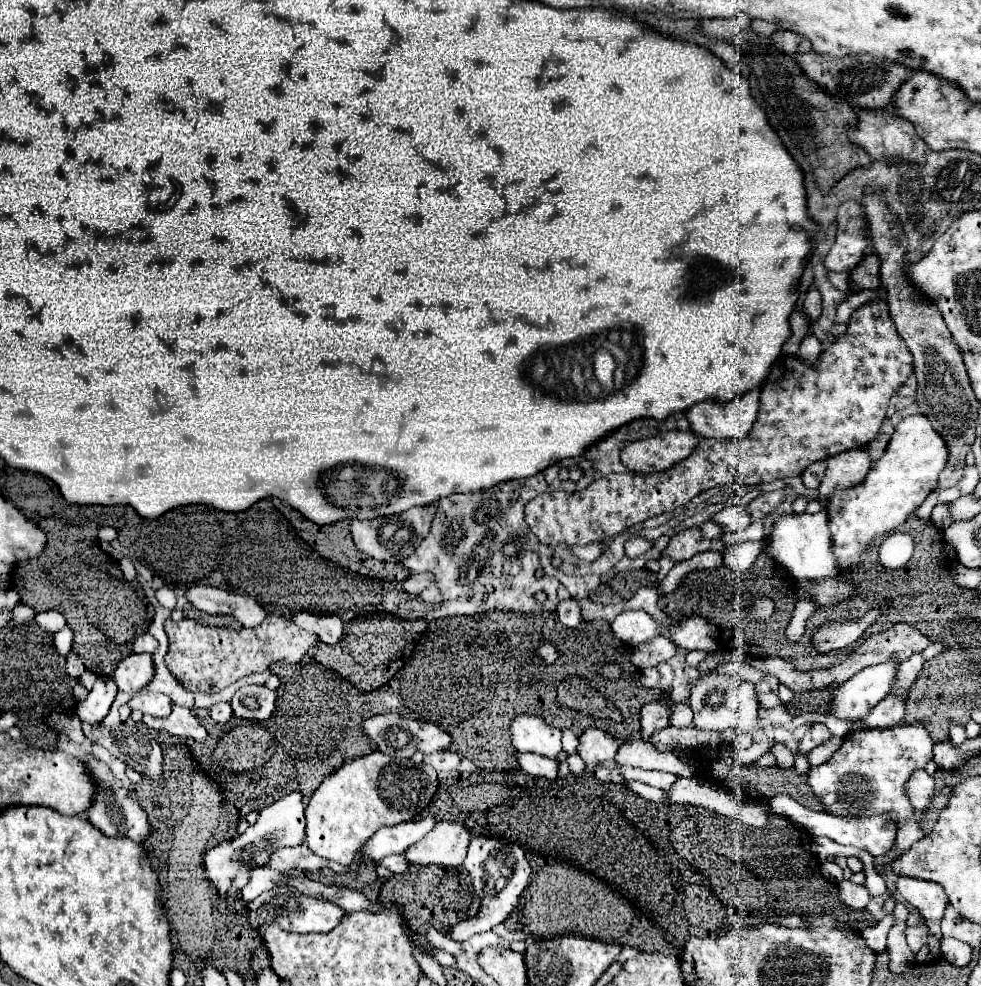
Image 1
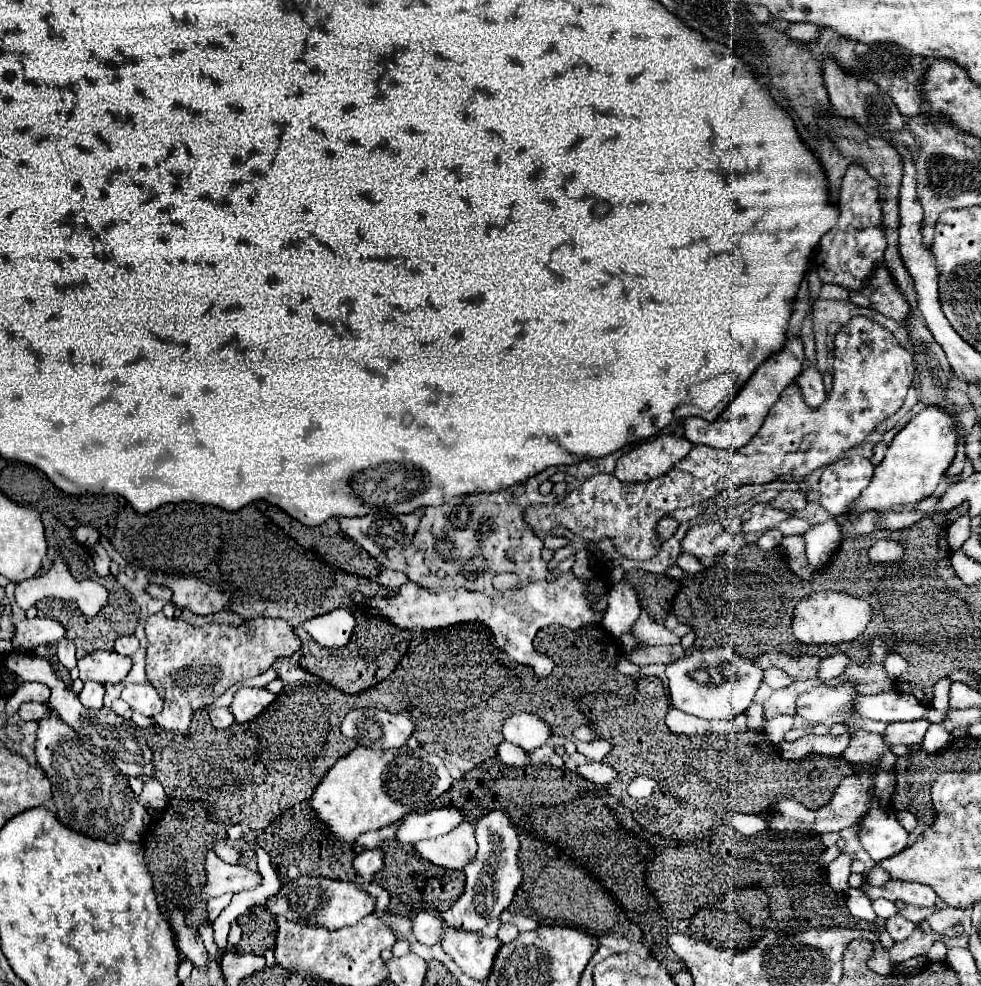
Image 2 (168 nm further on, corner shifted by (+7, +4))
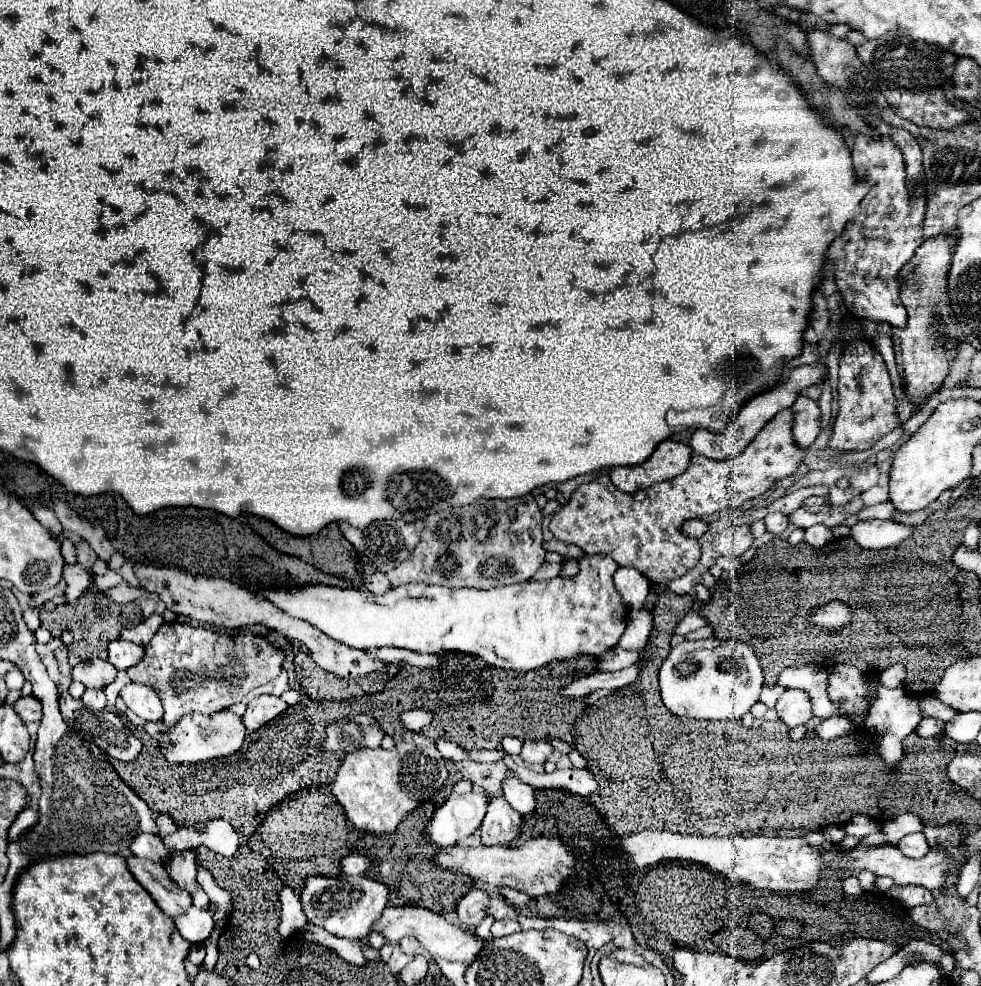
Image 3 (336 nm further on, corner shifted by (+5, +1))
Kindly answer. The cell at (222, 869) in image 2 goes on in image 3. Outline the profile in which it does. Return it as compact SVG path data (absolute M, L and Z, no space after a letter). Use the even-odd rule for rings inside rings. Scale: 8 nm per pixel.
M135 855L127 857L129 871L137 877L137 881L149 891L149 895L155 899L161 911L167 913L167 917L177 919L189 911L193 905L193 897L189 891L181 889L165 871L163 865L157 865L149 859L139 859Z

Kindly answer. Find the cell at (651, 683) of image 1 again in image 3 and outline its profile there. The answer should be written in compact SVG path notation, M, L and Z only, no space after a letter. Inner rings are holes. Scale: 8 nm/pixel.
M613 647L605 655L601 655L601 659L597 661L597 669L599 671L617 671L617 669L625 669L625 667L633 665L635 661L637 661L637 653L625 651L621 647Z

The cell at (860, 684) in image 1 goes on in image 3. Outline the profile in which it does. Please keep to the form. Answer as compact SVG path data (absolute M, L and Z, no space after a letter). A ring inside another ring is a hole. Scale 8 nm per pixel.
M787 689L777 701L777 711L789 727L807 725L813 719L811 697L803 689Z

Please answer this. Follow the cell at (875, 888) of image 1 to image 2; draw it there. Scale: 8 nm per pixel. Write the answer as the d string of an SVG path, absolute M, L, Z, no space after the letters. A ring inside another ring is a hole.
M875 866L873 870L871 870L871 874L869 874L869 884L873 884L873 886L881 886L881 884L885 884L885 882L889 882L891 880L891 876L887 874L887 870L883 870L881 866Z

